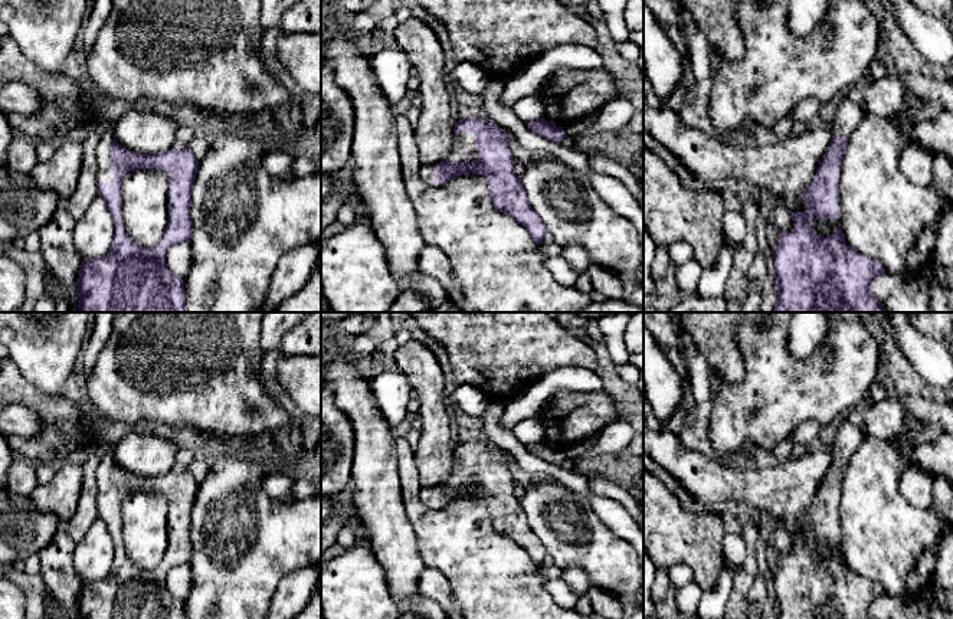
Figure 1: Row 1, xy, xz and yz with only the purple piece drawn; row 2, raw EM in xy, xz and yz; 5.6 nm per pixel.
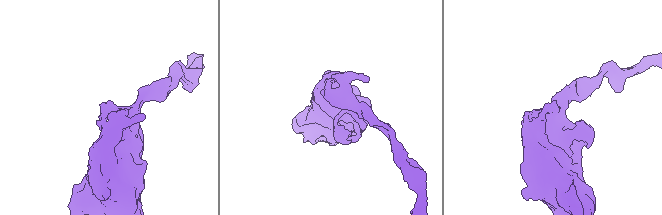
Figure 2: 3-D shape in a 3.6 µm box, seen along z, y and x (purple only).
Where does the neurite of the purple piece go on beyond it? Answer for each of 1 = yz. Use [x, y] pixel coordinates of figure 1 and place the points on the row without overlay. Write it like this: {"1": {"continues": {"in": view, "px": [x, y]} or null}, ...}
{"1": {"continues": {"in": "yz", "px": [848, 438]}}}

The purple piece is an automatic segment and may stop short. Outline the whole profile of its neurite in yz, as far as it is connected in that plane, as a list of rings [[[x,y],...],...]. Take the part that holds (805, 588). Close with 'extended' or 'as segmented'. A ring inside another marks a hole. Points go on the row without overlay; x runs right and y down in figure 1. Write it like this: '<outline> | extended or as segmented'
[[[842,416],[834,459],[818,495],[803,514],[805,534],[790,534],[793,554],[779,554],[774,576],[777,619],[875,619],[871,606],[885,596],[884,587],[846,567],[841,550],[838,504],[848,461],[865,433]],[[828,544],[835,554],[821,560],[813,548]]] | extended

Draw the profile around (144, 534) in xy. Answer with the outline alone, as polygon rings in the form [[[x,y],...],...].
[[[135,491],[124,500],[121,515],[127,557],[138,569],[155,569],[168,544],[167,497],[155,491]]]

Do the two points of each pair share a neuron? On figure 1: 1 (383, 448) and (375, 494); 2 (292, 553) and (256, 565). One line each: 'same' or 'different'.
1: same
2: same

